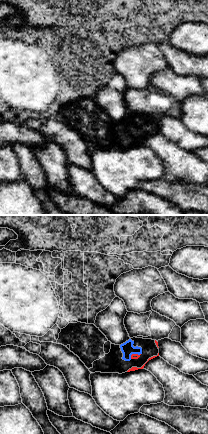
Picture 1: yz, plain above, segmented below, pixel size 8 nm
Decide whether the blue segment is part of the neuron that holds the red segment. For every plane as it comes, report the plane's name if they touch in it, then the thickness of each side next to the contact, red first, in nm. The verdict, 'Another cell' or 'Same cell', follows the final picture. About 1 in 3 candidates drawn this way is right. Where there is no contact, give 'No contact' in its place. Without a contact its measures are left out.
Touches red in yz. Thickness 50 nm (red) against 110 nm

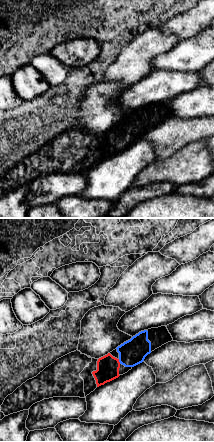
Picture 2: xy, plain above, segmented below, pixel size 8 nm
Touches red in xy. Thickness 180 nm (red) against 200 nm

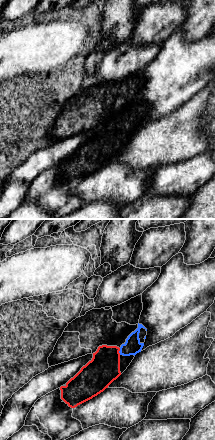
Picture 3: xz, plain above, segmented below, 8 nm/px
Touches red in xz. Thickness 240 nm (red) against 140 nm

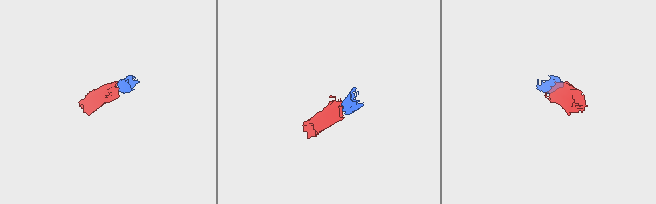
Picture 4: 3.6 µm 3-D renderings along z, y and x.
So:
Same cell

